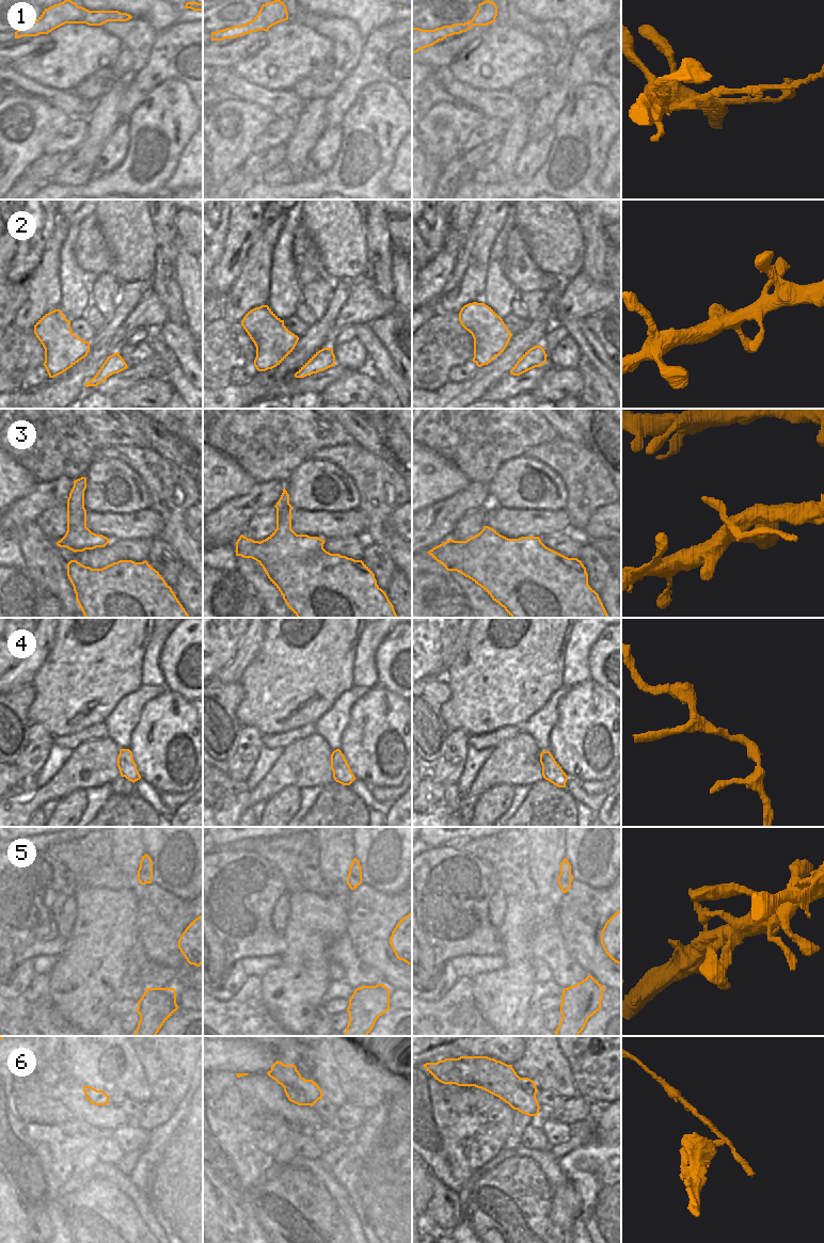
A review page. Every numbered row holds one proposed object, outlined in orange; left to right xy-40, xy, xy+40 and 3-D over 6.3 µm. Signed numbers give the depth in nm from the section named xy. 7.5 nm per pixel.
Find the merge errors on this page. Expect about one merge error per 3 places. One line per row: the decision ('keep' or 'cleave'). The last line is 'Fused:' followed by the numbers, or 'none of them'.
1: cleave
2: keep
3: cleave
4: keep
5: keep
6: cleave
Fused: 1, 3, 6

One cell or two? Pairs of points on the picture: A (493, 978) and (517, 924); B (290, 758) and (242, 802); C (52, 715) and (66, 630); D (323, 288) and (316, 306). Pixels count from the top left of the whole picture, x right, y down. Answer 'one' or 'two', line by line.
A: one
B: one
C: one
D: one

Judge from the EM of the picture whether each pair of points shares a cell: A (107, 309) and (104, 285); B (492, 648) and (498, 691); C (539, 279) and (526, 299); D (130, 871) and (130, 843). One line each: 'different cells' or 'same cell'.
A: same cell
B: same cell
C: different cells
D: same cell

